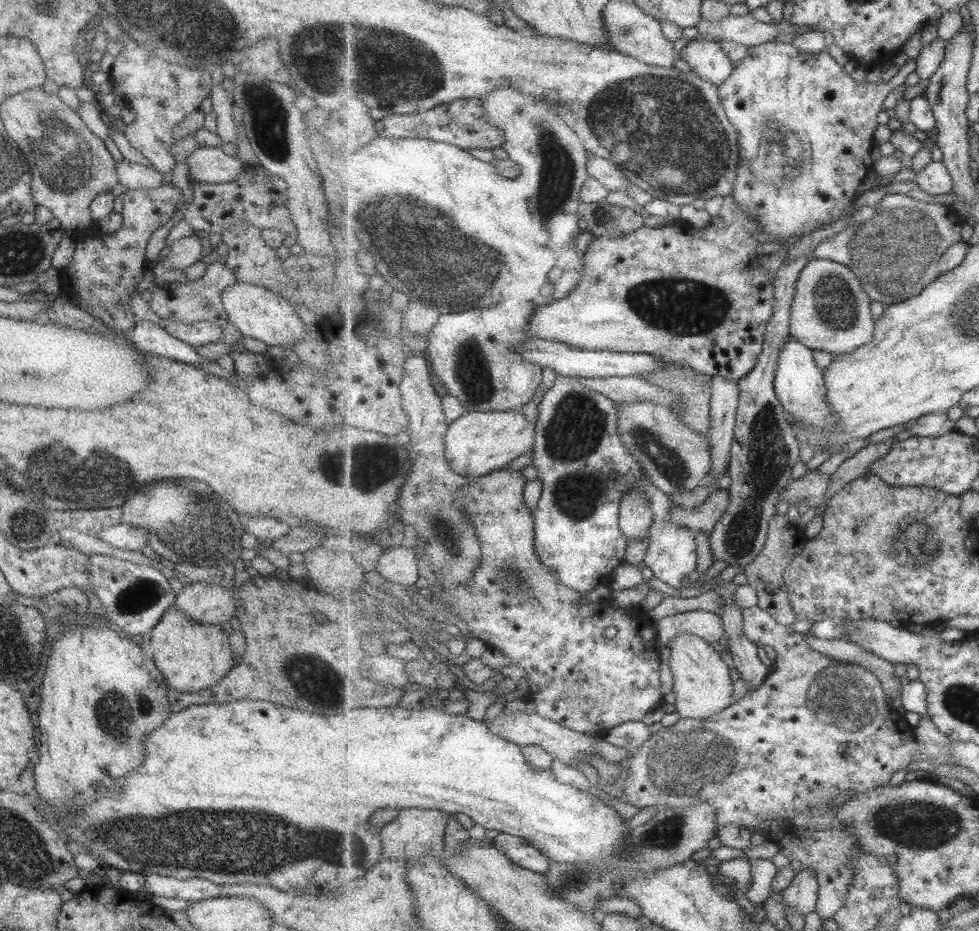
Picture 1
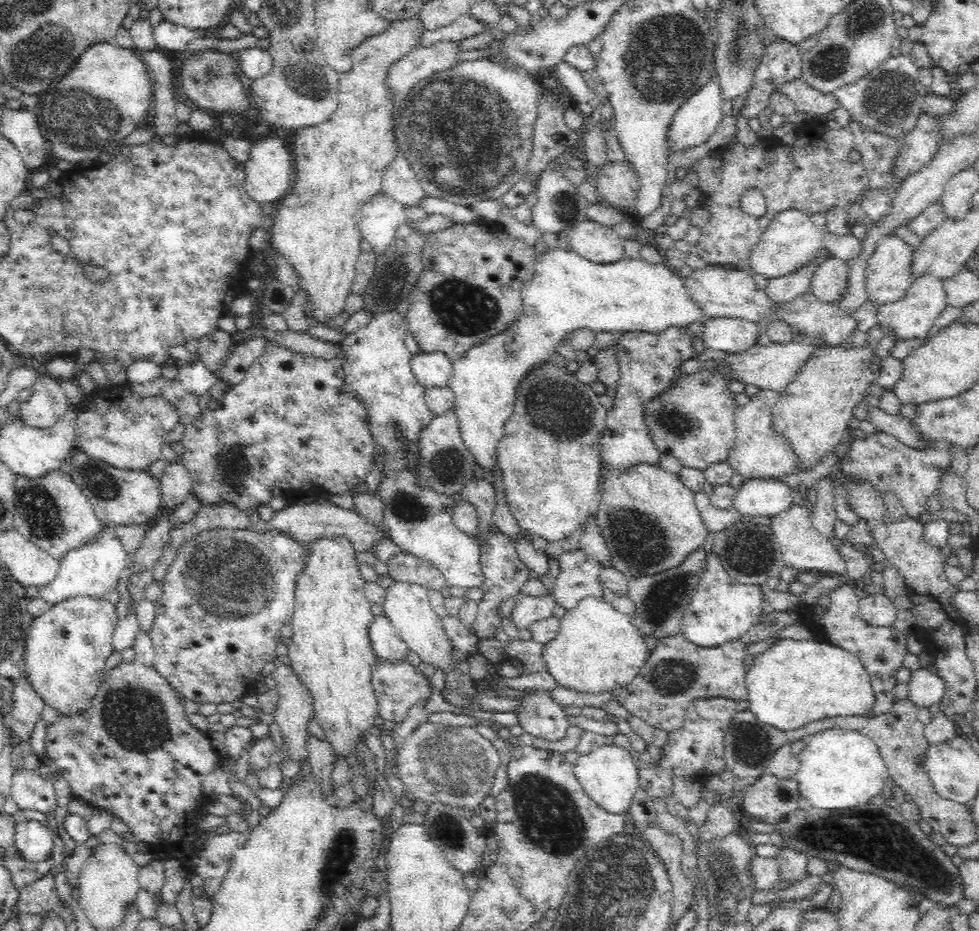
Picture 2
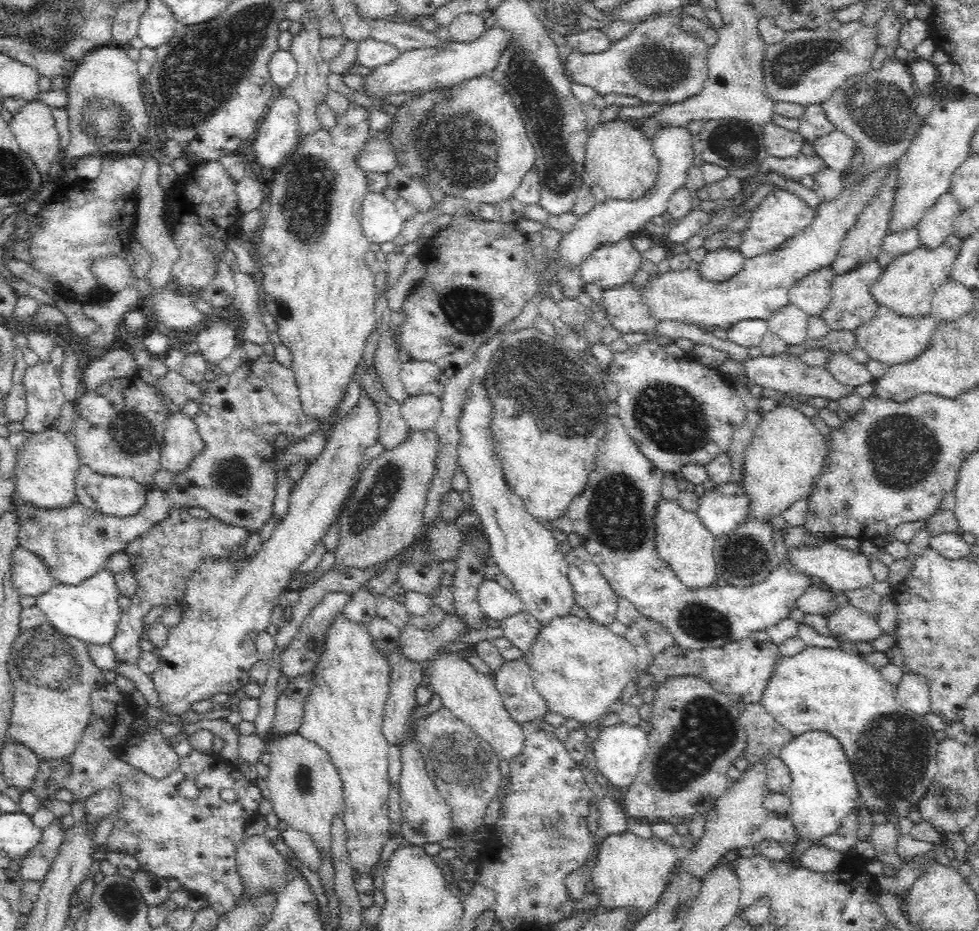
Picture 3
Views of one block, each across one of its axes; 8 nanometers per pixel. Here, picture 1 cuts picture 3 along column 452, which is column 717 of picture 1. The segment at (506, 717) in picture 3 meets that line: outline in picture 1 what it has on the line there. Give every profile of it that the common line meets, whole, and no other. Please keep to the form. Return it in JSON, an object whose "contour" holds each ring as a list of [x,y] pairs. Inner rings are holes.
{"contour":[[[681,632],[669,645],[670,666],[673,672],[673,691],[676,694],[676,712],[683,718],[711,718],[727,710],[733,700],[733,680],[731,668],[723,662],[721,653],[713,649],[711,643],[699,635]]]}

